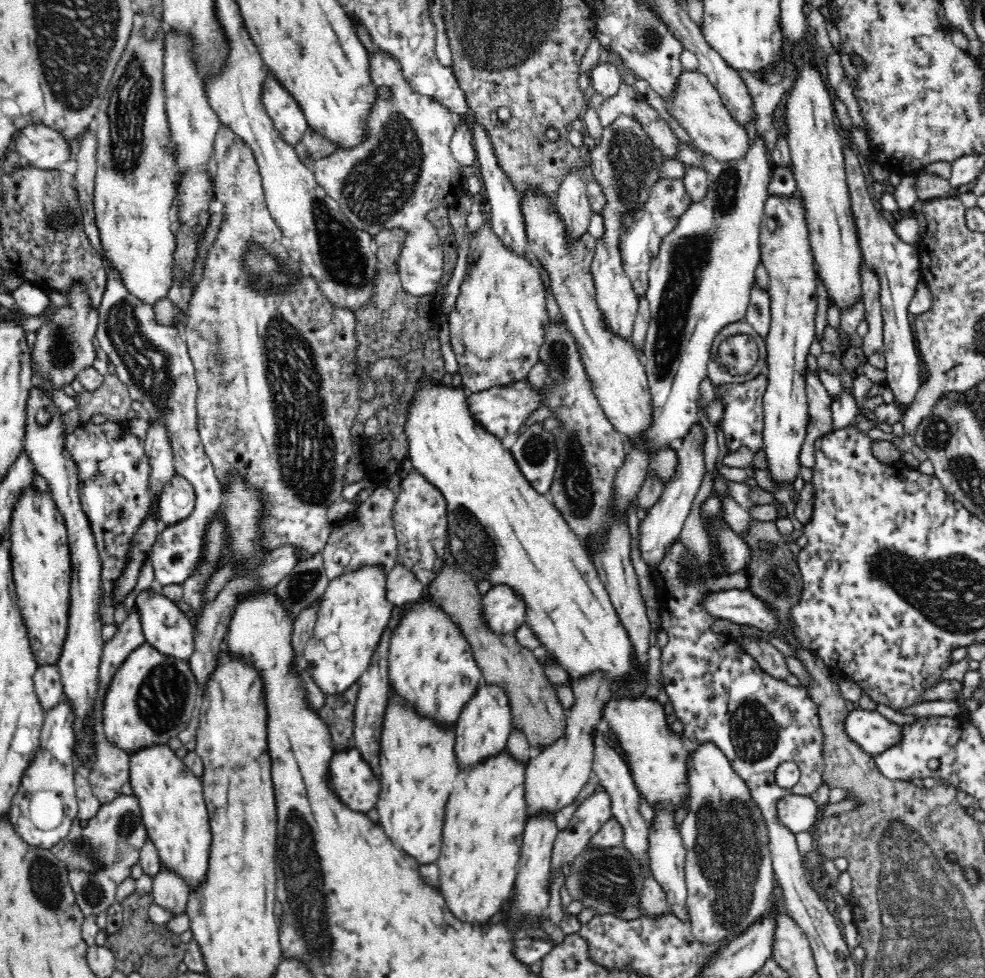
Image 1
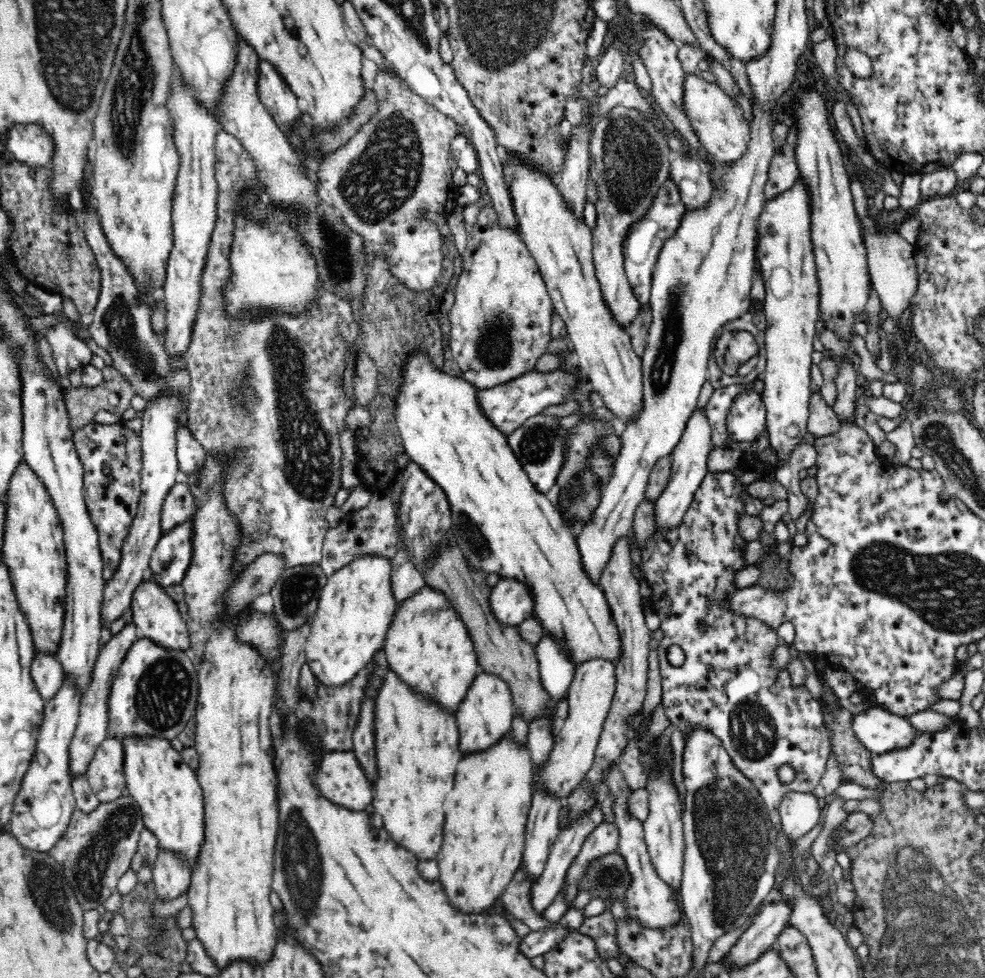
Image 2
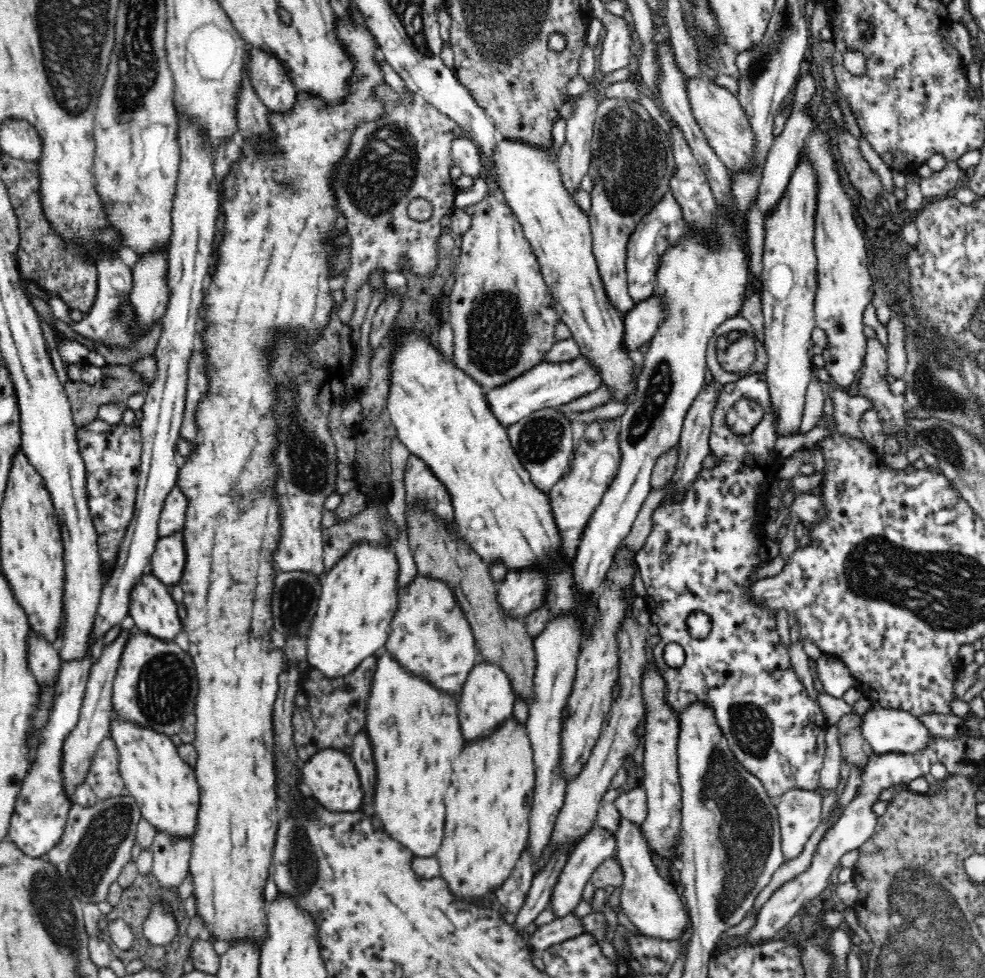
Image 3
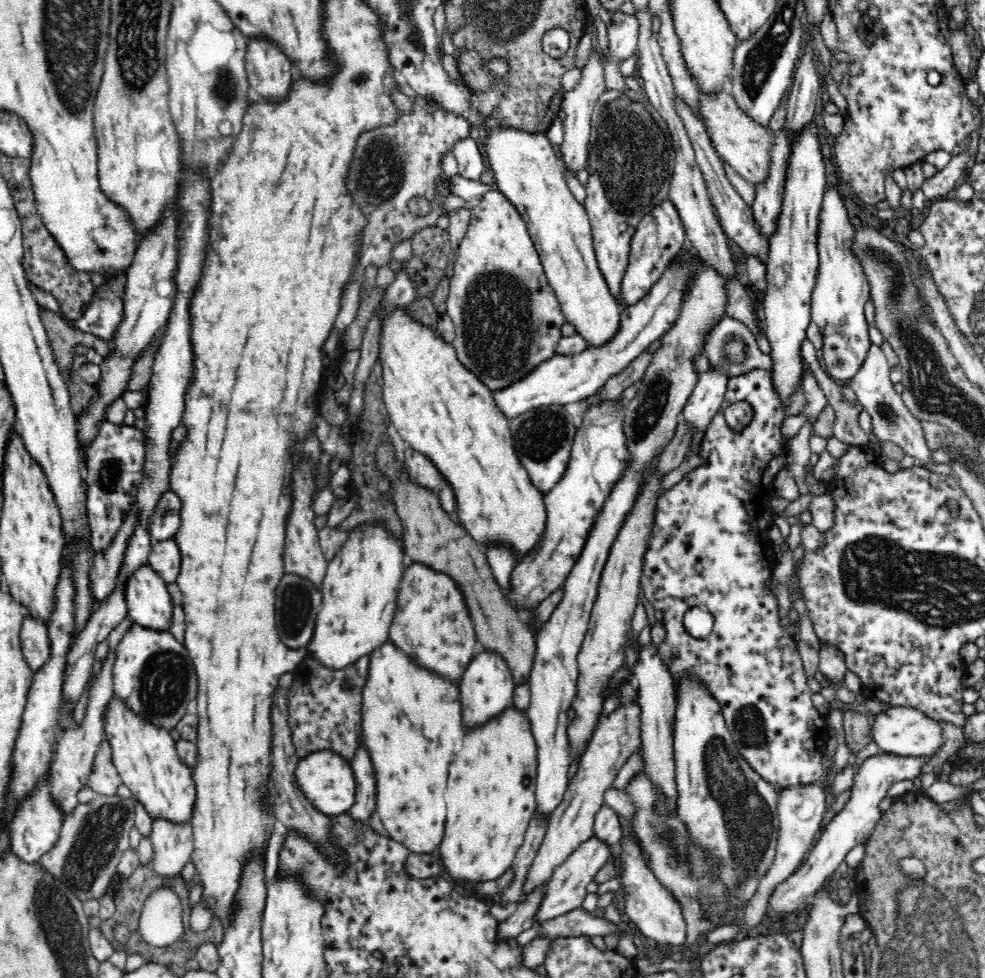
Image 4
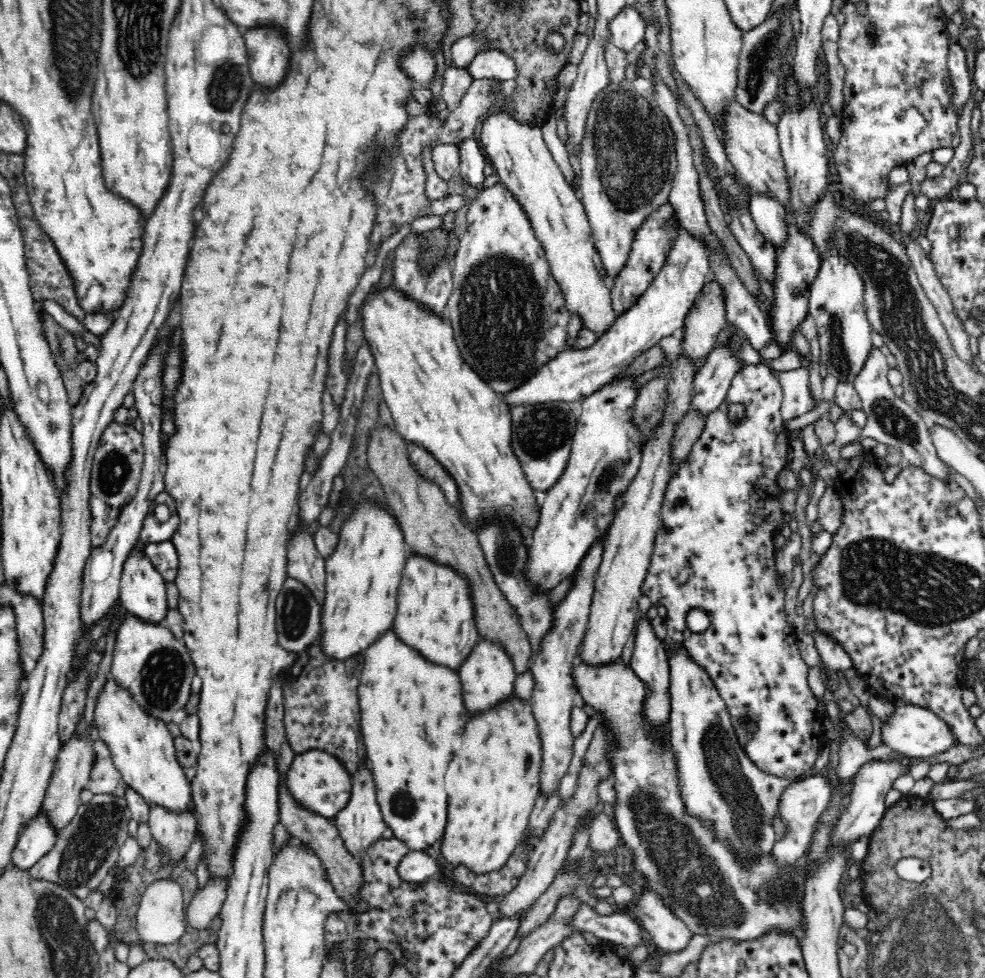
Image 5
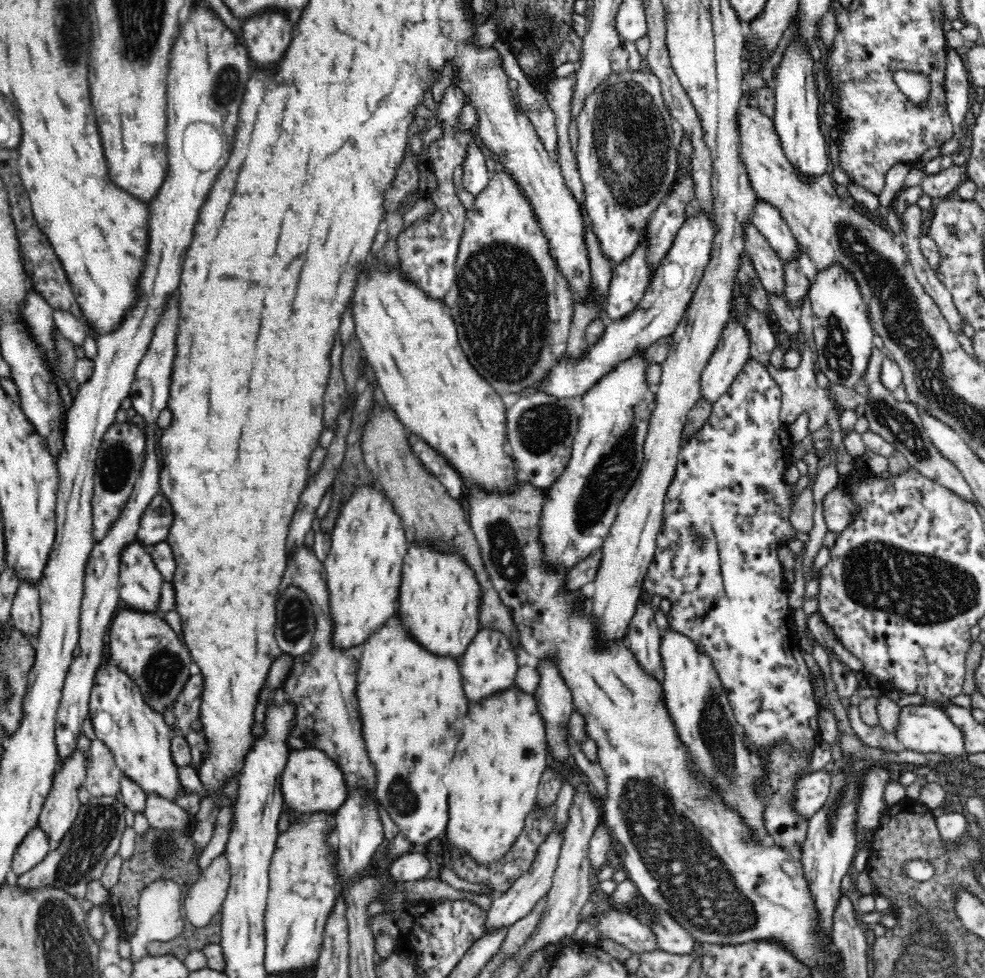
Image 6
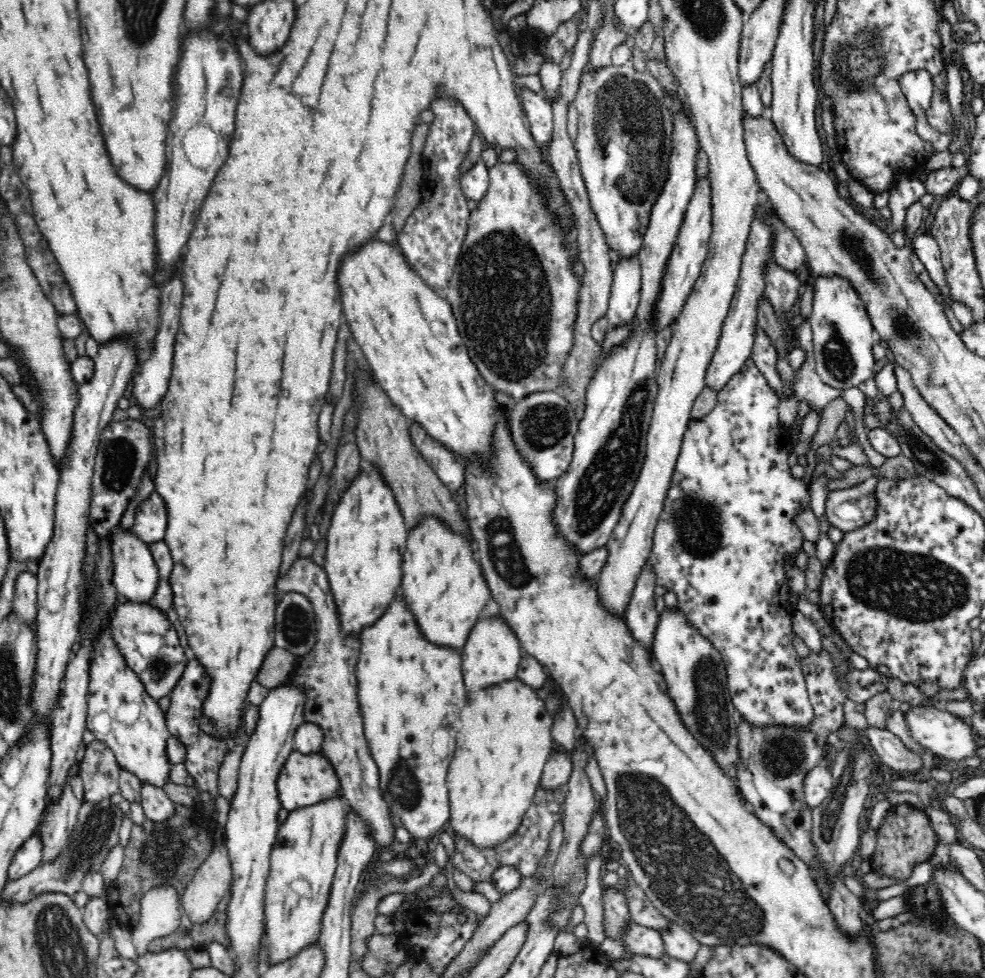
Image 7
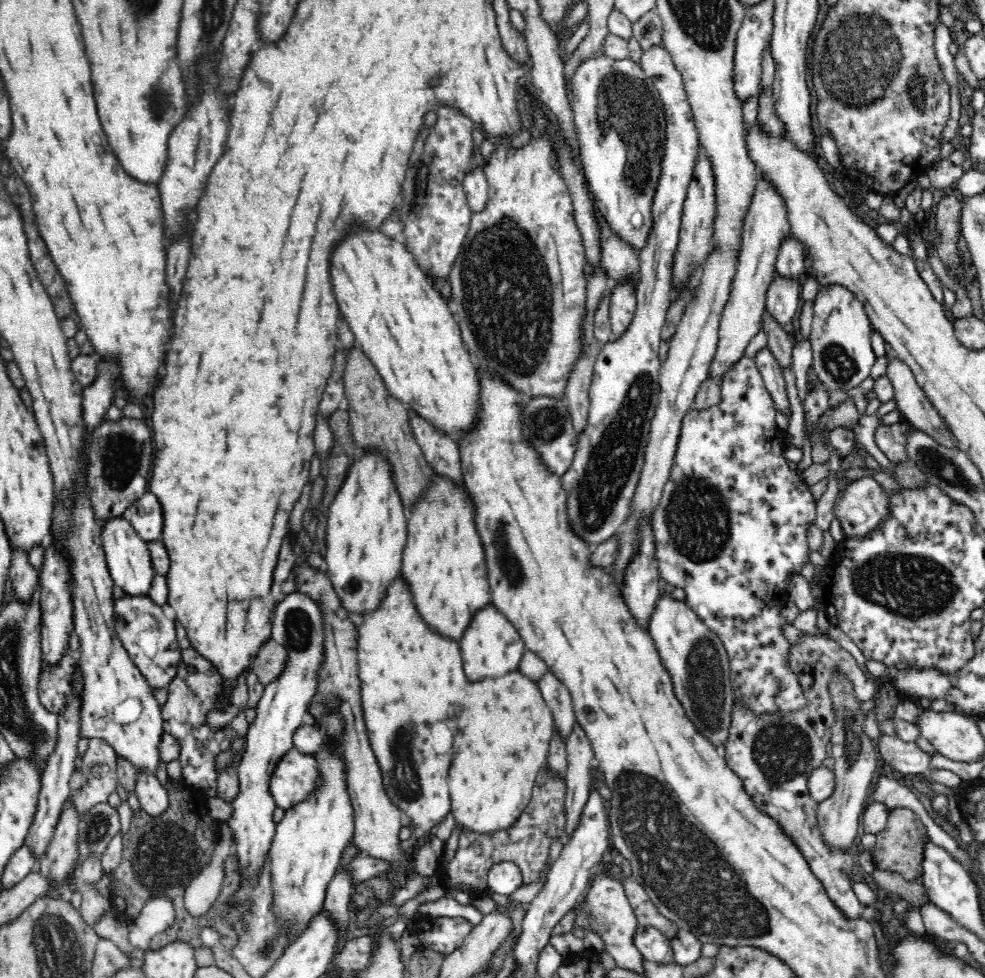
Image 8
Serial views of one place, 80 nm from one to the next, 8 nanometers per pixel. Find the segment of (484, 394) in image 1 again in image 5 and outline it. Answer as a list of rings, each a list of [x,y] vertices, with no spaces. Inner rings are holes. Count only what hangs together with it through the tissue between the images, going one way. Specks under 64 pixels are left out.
[[[681,227],[664,257],[663,265],[640,300],[624,315],[616,317],[614,323],[609,324],[592,346],[563,350],[520,388],[503,395],[508,408],[520,403],[576,402],[592,394],[612,380],[613,375],[622,373],[633,360],[658,344],[662,338],[672,336],[678,328],[682,328],[693,300],[710,273],[710,249],[706,239]]]

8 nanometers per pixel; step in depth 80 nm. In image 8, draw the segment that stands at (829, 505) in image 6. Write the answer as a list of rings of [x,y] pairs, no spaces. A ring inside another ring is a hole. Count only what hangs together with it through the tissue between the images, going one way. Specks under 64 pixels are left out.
[[[862,477],[849,484],[843,493],[837,496],[833,511],[846,533],[846,538],[865,540],[878,532],[889,518],[892,512],[892,499],[889,492],[880,486],[874,477]]]

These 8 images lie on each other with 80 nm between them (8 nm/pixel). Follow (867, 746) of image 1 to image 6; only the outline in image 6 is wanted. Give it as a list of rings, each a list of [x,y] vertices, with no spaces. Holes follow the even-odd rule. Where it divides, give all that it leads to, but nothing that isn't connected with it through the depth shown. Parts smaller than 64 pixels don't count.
[[[920,704],[902,707],[900,710],[900,730],[894,733],[904,743],[905,749],[922,753],[924,756],[935,752],[952,758],[968,755],[967,740],[964,739],[963,729],[954,723],[944,708],[940,708],[940,706]]]

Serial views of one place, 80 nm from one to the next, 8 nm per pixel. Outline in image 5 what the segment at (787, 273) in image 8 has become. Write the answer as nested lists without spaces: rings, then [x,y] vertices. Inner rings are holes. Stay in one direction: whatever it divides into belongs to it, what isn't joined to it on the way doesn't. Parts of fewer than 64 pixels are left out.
[[[754,195],[750,198],[748,211],[758,230],[777,250],[788,244],[788,221],[786,210],[779,202],[767,196]]]

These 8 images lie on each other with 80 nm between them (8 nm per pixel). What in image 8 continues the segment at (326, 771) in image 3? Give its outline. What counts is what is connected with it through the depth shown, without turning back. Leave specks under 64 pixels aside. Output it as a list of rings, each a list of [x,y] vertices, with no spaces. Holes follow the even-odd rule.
[[[290,747],[269,772],[268,793],[279,806],[286,810],[304,801],[315,787],[317,762],[312,754]]]

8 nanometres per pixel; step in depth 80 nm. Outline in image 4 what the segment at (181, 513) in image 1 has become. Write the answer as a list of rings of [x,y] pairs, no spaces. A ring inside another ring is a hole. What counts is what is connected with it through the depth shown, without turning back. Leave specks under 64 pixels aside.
[[[172,491],[161,492],[146,526],[146,533],[153,543],[174,539],[181,524],[180,503],[180,499]]]

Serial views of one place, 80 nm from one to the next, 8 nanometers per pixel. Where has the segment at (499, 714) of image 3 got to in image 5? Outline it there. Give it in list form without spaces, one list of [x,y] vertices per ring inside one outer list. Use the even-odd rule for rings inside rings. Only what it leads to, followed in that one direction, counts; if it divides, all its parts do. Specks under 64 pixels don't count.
[[[481,637],[473,647],[468,658],[457,668],[462,680],[464,702],[468,704],[470,712],[476,712],[476,708],[486,708],[488,705],[496,704],[508,695],[512,695],[517,677],[512,658],[500,641]]]

